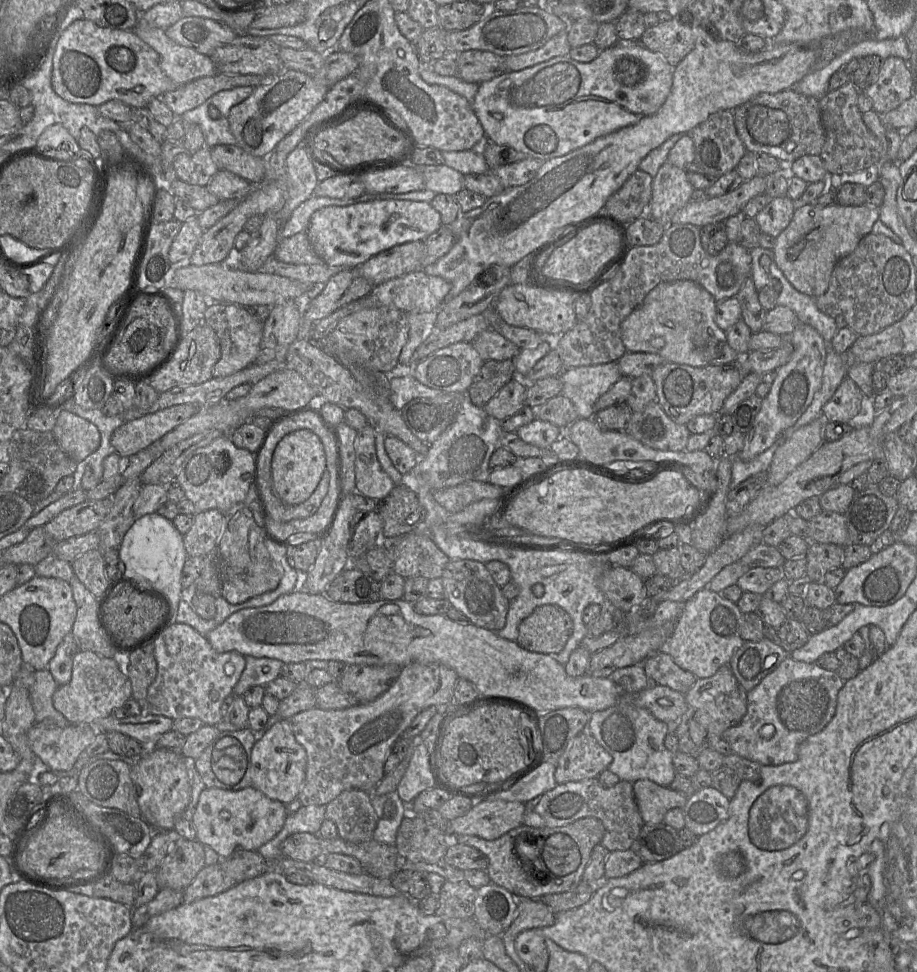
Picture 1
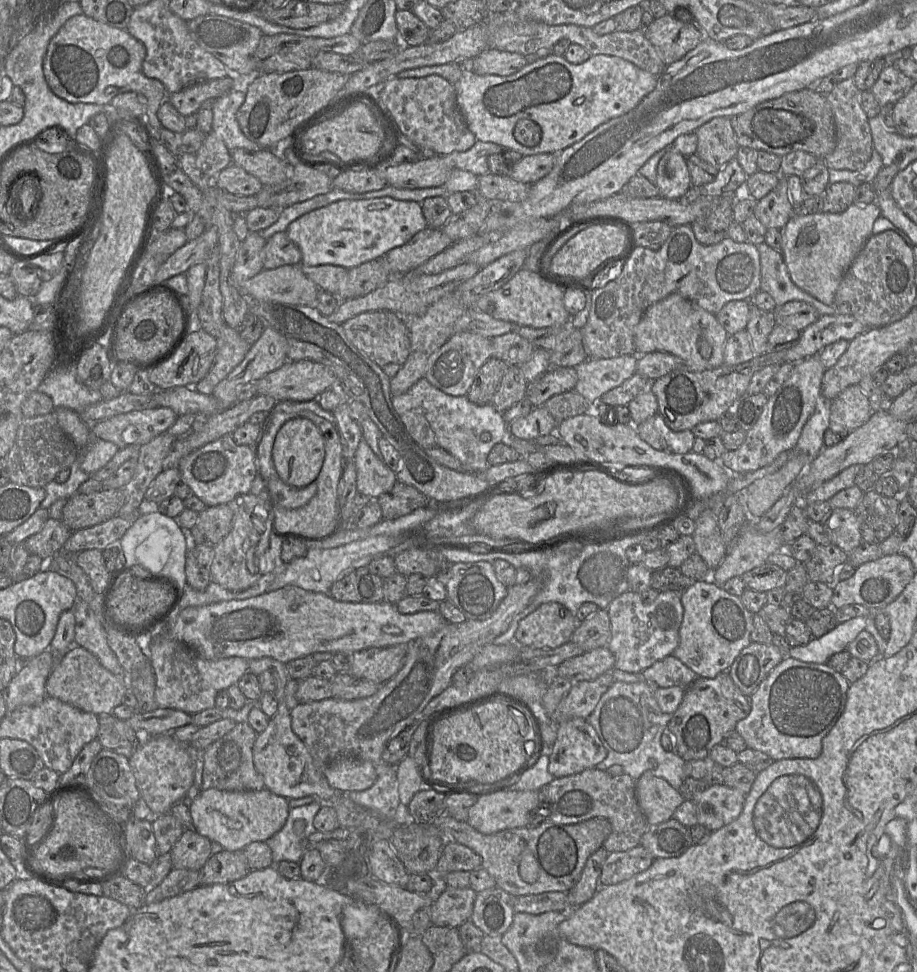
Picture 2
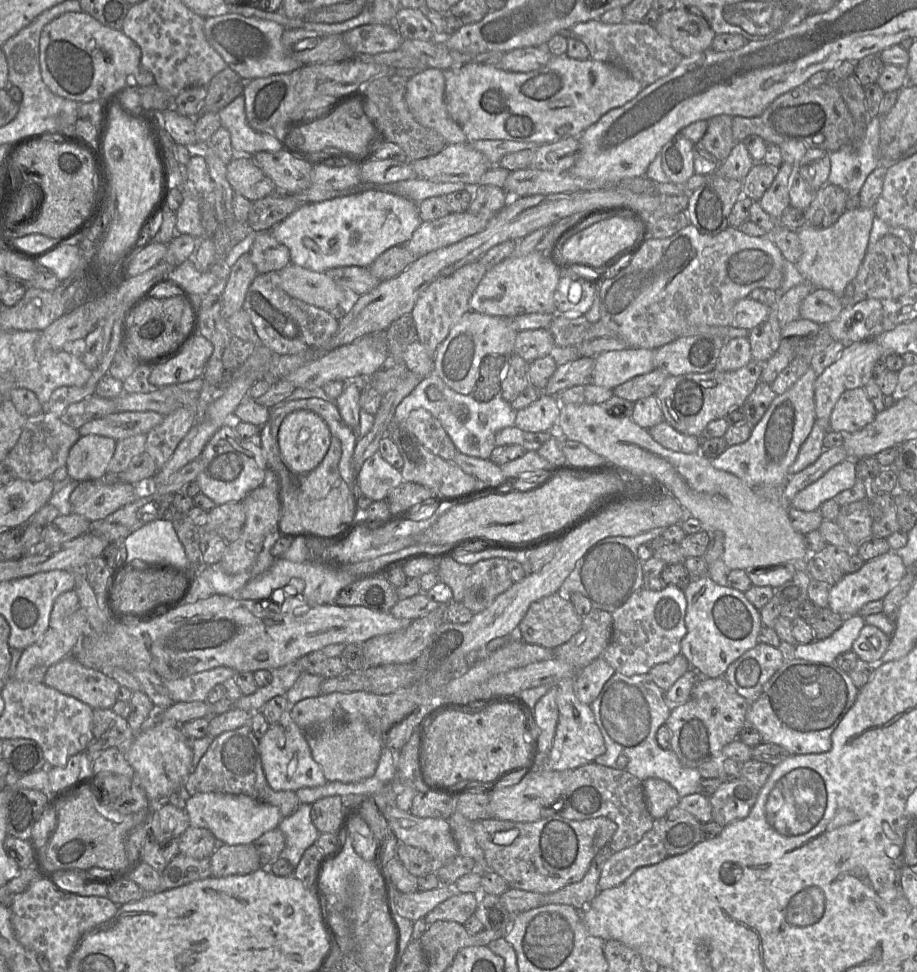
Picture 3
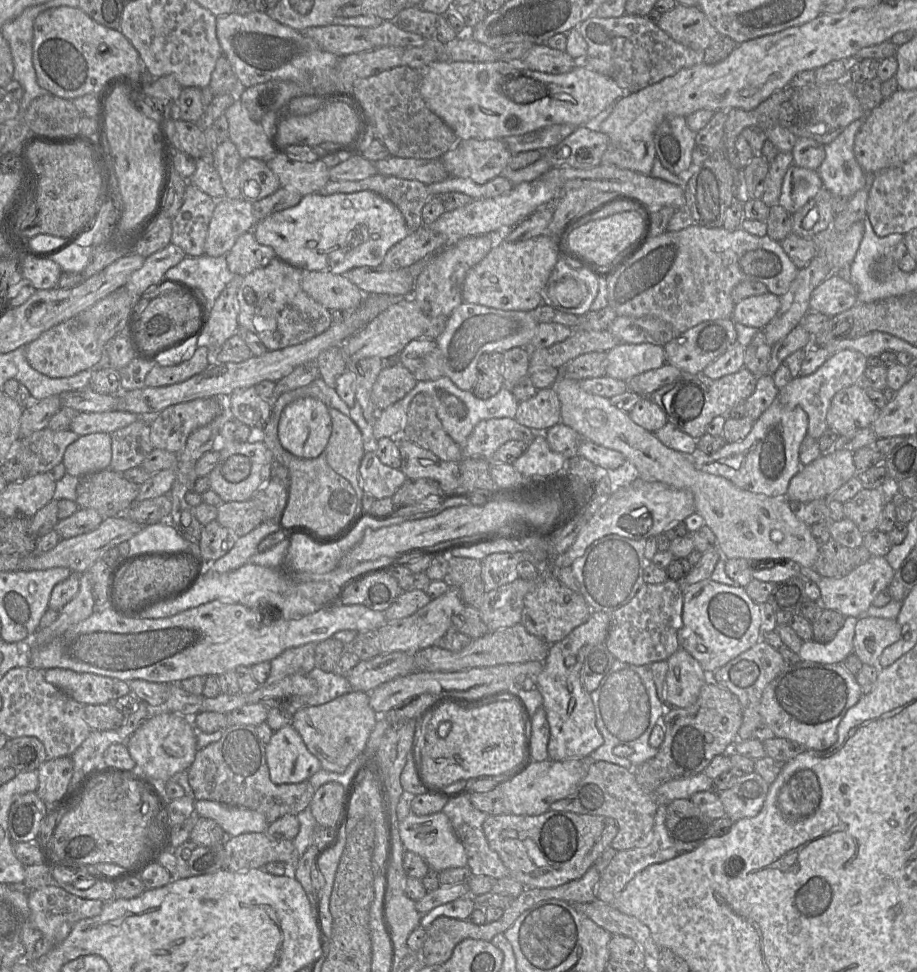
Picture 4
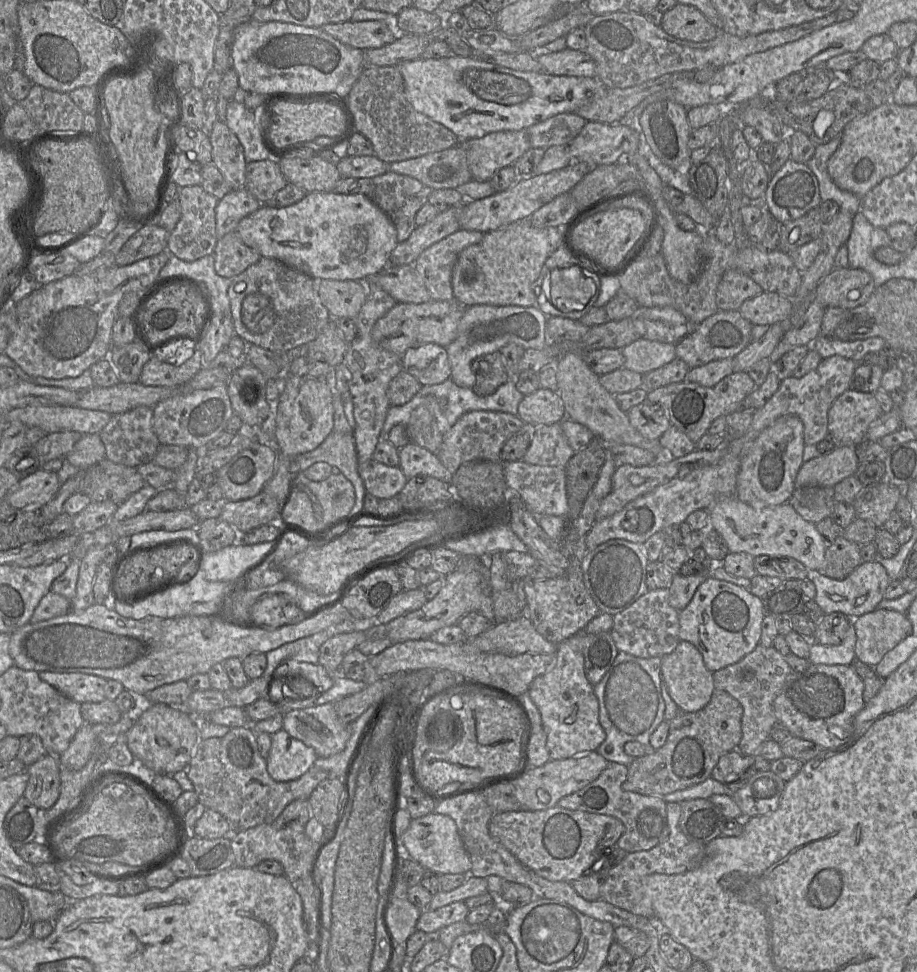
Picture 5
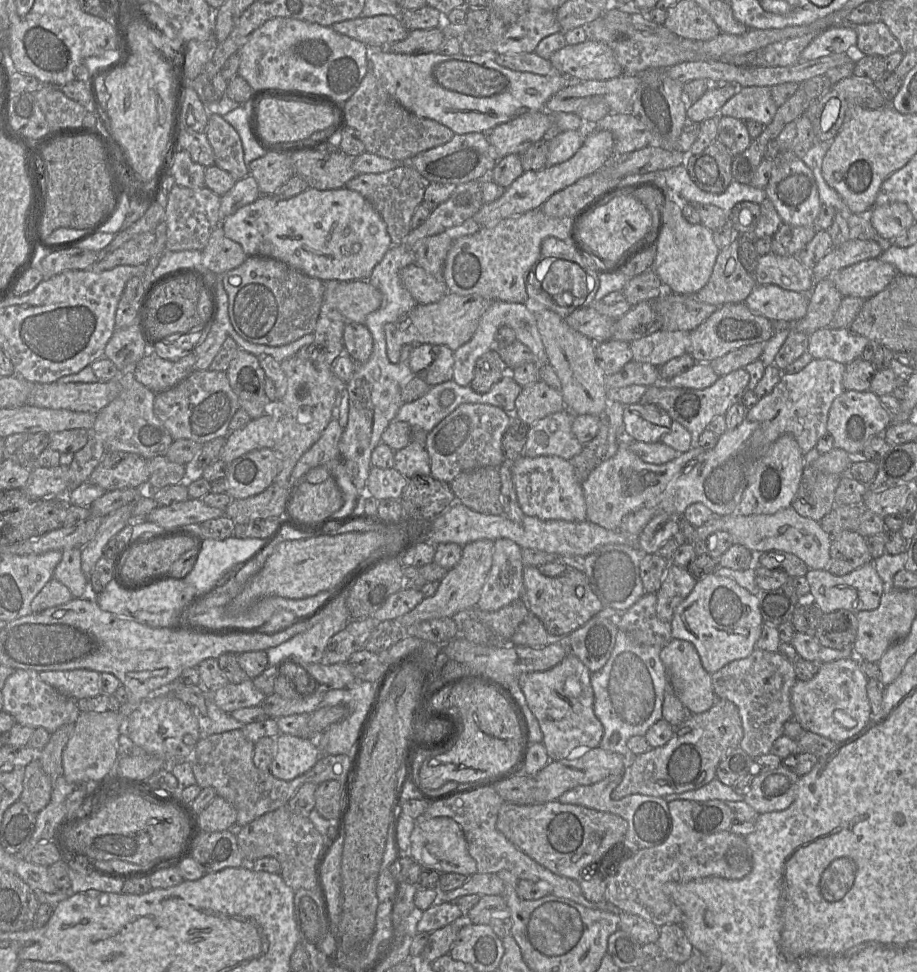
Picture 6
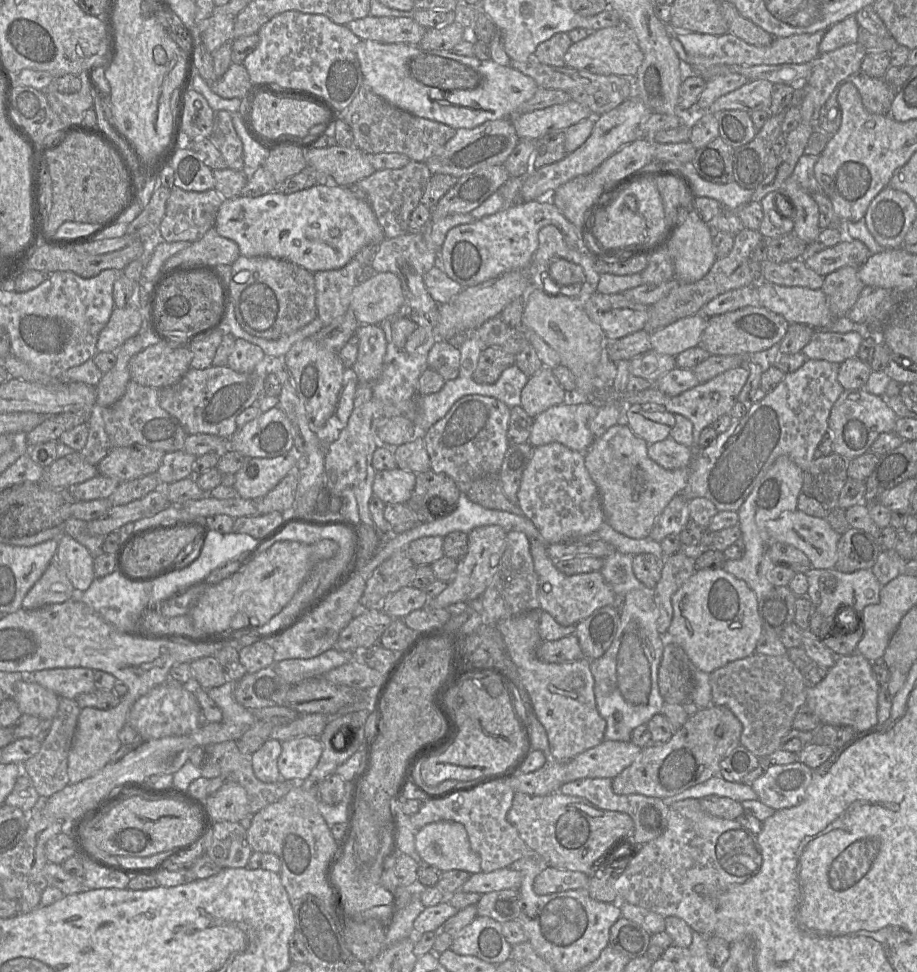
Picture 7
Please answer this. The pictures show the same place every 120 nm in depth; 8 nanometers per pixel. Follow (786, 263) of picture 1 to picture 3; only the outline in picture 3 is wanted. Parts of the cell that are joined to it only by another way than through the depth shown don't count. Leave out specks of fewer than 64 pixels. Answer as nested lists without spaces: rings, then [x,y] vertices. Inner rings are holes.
[[[855,208],[845,210],[839,219],[827,228],[812,228],[806,224],[798,228],[797,233],[802,255],[796,267],[806,281],[814,288],[830,290],[842,298],[849,282],[856,277],[865,256],[875,212],[873,208]]]

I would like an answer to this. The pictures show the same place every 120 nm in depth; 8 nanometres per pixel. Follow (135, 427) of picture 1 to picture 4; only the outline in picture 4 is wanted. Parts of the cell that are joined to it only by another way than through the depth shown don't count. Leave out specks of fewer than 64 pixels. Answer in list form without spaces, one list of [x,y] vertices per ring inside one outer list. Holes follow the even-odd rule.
[[[125,411],[78,412],[71,421],[69,429],[79,436],[94,432],[111,434],[139,418],[139,415]]]

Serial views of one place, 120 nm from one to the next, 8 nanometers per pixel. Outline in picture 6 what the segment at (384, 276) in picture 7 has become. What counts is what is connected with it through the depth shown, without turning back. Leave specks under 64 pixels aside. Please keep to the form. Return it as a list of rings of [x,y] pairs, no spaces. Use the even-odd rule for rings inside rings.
[[[368,280],[340,281],[336,288],[337,307],[347,321],[364,324],[367,316],[382,304],[381,292]]]

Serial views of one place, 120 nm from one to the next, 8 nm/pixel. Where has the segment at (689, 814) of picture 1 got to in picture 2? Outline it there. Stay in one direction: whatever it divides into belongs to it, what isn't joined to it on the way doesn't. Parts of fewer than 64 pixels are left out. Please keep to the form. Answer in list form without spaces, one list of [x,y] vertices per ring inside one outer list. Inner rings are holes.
[[[726,785],[709,786],[691,801],[695,804],[698,824],[711,832],[733,822],[742,812],[745,794]]]

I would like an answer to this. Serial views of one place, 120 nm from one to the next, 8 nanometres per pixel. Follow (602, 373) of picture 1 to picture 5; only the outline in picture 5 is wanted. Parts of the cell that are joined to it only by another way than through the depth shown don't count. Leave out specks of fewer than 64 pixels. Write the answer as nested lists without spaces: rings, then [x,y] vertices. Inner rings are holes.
[[[640,338],[622,349],[623,368],[645,374],[676,358],[675,344]]]

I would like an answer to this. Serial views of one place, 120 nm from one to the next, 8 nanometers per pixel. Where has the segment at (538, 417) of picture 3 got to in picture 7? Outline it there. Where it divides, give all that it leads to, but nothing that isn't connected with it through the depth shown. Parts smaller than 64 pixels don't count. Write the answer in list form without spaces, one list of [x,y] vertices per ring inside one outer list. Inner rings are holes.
[[[543,366],[536,374],[529,377],[521,392],[521,407],[532,418],[560,405],[565,400],[565,390],[560,386],[552,369]]]

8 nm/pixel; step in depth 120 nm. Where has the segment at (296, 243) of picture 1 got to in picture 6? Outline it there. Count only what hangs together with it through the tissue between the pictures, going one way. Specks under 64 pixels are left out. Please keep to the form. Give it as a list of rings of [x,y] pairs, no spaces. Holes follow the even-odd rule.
[[[218,226],[202,250],[202,267],[215,274],[225,274],[240,266],[247,257],[241,245],[227,238],[223,228]]]

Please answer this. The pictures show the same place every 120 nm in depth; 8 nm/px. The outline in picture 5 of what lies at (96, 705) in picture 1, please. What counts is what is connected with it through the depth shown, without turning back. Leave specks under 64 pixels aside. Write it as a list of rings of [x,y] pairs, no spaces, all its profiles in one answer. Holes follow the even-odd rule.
[[[38,672],[42,681],[79,704],[99,703],[106,699],[107,679],[85,673]]]

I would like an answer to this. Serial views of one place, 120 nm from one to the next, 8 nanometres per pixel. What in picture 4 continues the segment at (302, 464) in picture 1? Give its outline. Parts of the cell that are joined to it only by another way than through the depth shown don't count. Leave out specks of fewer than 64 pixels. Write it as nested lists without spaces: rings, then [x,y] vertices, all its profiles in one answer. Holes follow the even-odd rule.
[[[299,398],[289,403],[281,412],[277,434],[282,447],[292,455],[302,459],[317,458],[326,448],[332,430],[329,407],[312,398]]]

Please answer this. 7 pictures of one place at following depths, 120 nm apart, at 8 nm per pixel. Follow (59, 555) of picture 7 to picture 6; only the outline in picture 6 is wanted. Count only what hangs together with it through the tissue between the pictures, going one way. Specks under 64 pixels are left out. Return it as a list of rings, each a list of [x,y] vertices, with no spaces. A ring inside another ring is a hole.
[[[80,548],[62,551],[62,559],[54,570],[53,578],[64,584],[73,598],[89,595],[89,580],[81,569]]]

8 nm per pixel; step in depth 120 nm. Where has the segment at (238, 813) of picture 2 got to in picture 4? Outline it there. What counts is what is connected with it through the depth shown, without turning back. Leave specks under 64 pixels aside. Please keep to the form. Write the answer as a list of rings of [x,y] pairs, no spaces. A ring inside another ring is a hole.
[[[195,800],[194,811],[199,817],[215,821],[229,837],[244,833],[265,832],[269,826],[261,813],[214,801]]]

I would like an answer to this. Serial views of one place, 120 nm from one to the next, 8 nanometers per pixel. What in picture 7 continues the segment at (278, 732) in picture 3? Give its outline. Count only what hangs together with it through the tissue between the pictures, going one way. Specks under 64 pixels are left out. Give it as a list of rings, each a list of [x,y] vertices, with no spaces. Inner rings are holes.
[[[301,736],[285,740],[278,758],[278,769],[286,781],[304,781],[317,765],[323,752],[317,737]]]

